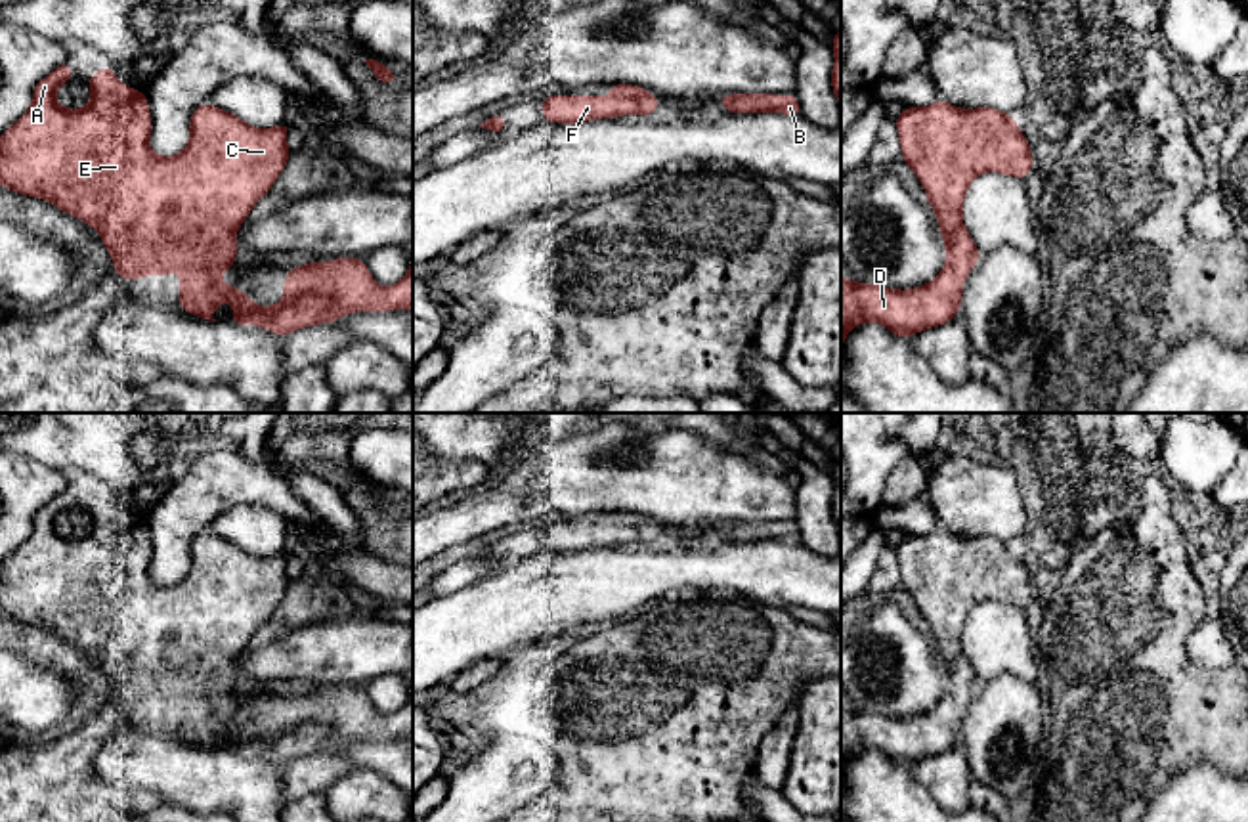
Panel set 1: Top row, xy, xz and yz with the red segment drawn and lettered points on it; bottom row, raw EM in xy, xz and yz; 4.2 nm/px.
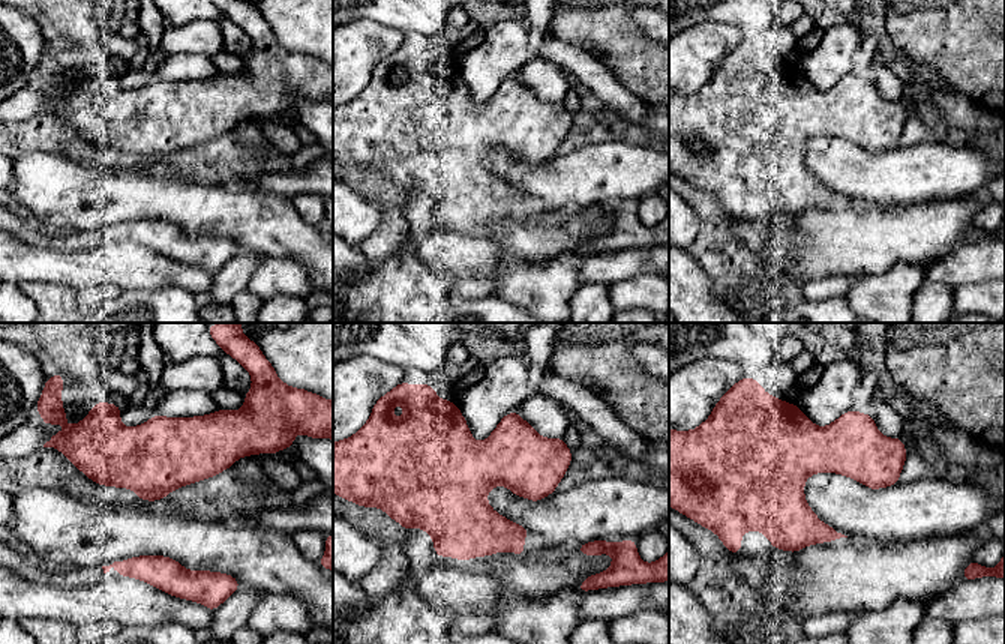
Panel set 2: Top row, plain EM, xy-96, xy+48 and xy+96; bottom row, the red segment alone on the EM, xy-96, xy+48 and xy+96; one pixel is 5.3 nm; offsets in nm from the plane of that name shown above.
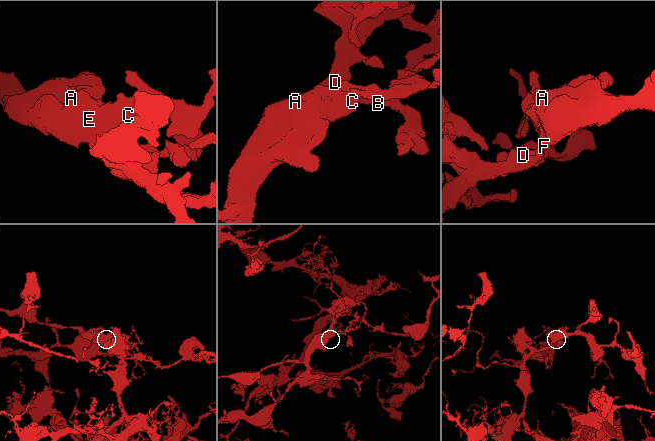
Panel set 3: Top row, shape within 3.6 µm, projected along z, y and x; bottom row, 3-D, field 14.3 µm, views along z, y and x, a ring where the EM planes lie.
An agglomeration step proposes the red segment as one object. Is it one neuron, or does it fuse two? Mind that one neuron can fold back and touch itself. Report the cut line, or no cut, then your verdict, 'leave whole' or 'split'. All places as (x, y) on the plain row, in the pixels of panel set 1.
no cut; leave whole

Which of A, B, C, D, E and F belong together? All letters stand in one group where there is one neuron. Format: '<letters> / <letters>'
A B C D E F

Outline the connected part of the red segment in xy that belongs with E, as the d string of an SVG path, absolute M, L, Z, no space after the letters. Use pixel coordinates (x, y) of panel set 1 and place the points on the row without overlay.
M63 489L32 520L29 539L0 564L0 614L27 625L40 625L59 638L86 650L101 661L117 703L126 711L136 703L182 702L180 736L208 749L226 728L233 730L229 749L262 753L277 765L290 759L334 751L354 740L413 738L413 686L407 703L380 715L363 686L338 684L333 690L308 690L290 696L283 707L285 725L275 734L260 736L233 713L222 713L220 702L233 696L237 656L283 600L290 579L289 552L252 556L237 543L201 531L189 549L189 572L174 585L149 577L151 543L145 520L117 510L111 495L96 499L84 537L63 537L55 520L71 510L71 493Z

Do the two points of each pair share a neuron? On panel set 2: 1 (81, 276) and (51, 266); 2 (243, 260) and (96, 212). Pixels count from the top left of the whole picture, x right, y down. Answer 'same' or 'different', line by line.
1: same
2: different

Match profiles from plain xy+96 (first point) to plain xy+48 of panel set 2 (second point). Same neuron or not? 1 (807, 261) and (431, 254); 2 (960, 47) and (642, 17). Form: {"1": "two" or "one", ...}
{"1": "two", "2": "two"}

